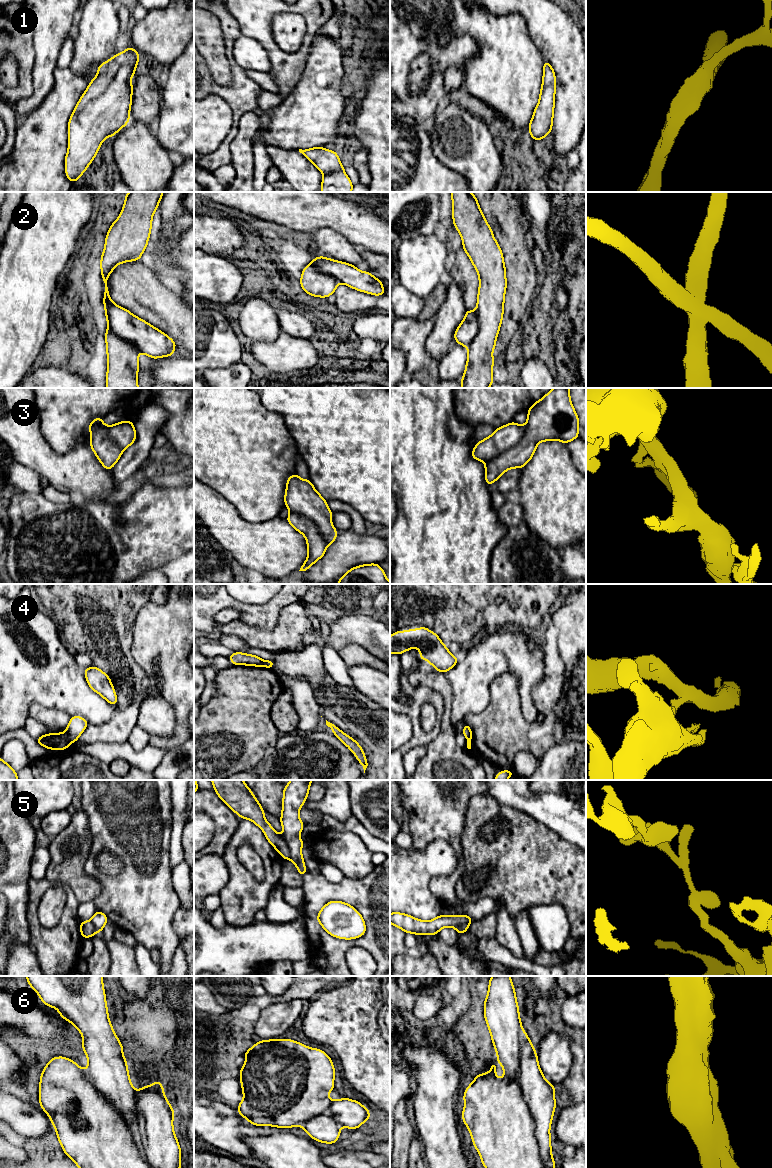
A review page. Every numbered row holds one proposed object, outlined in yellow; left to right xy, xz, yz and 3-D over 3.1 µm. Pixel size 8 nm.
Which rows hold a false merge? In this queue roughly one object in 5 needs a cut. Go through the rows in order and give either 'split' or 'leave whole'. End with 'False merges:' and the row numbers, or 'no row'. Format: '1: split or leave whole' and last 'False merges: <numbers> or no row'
1: leave whole
2: split
3: leave whole
4: split
5: split
6: split
False merges: 2, 4, 5, 6

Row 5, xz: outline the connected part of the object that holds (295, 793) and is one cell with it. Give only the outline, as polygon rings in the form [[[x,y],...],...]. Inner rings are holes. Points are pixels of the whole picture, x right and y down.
[[[291,780],[283,790],[282,814],[280,817],[289,856],[288,859],[295,863],[299,874],[303,877],[307,870],[301,853],[304,842],[299,834],[304,824],[299,817],[299,810],[305,803],[312,780]]]

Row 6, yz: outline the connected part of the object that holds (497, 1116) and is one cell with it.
[[[510,976],[489,979],[488,995],[484,998],[484,1017],[502,1064],[504,1077],[496,1077],[496,1063],[491,1071],[482,1073],[465,1089],[462,1120],[485,1168],[545,1168],[535,1136],[535,1124],[519,1084],[520,1042],[523,1027],[519,1015],[514,985]]]

